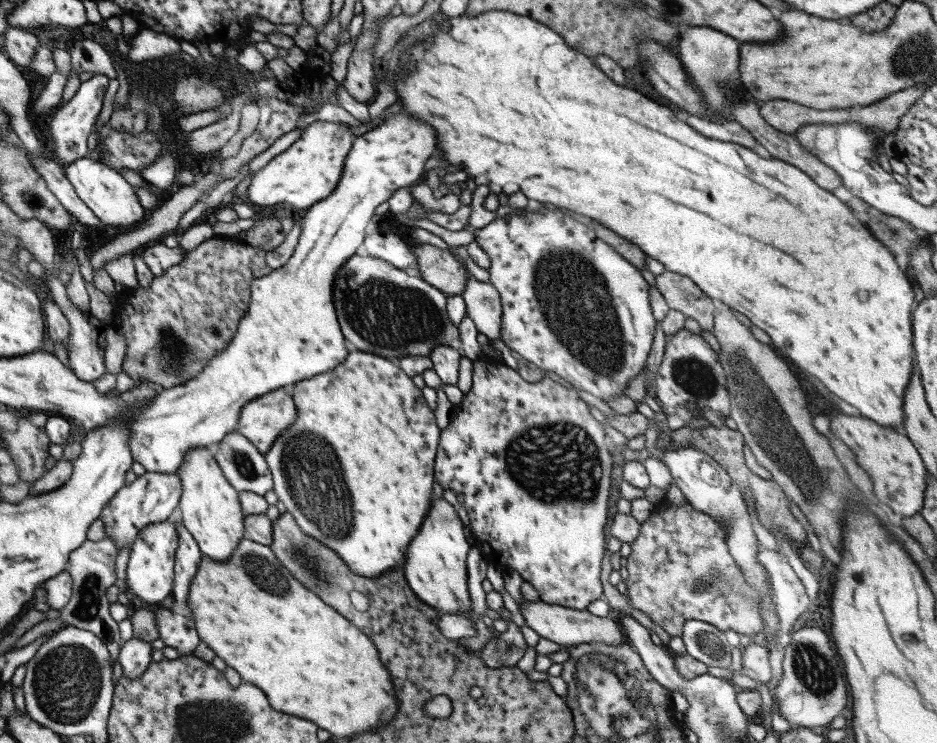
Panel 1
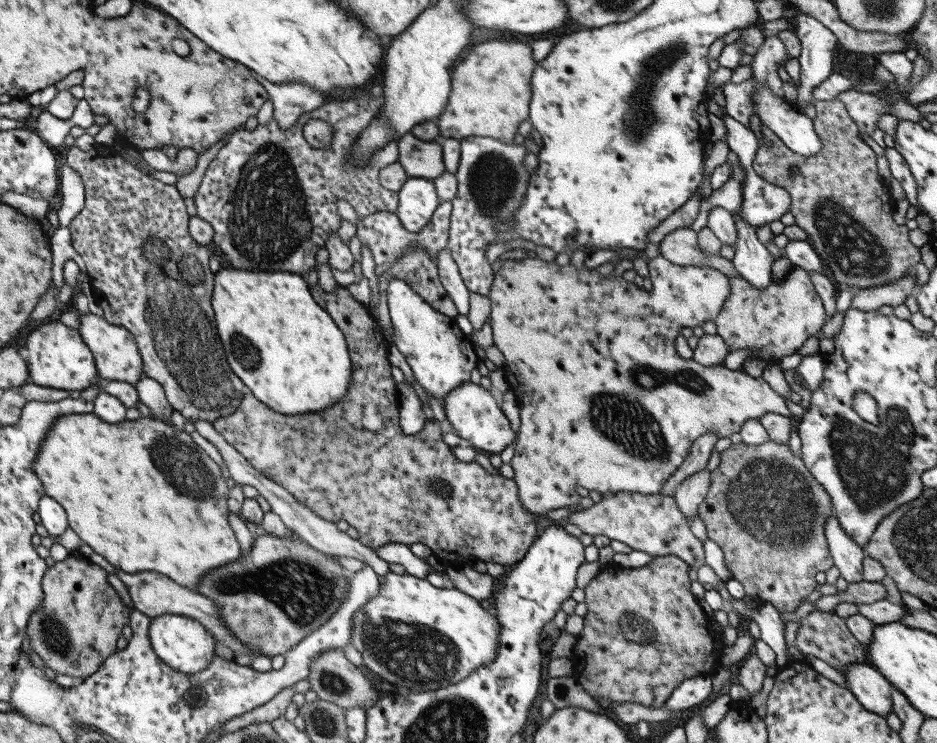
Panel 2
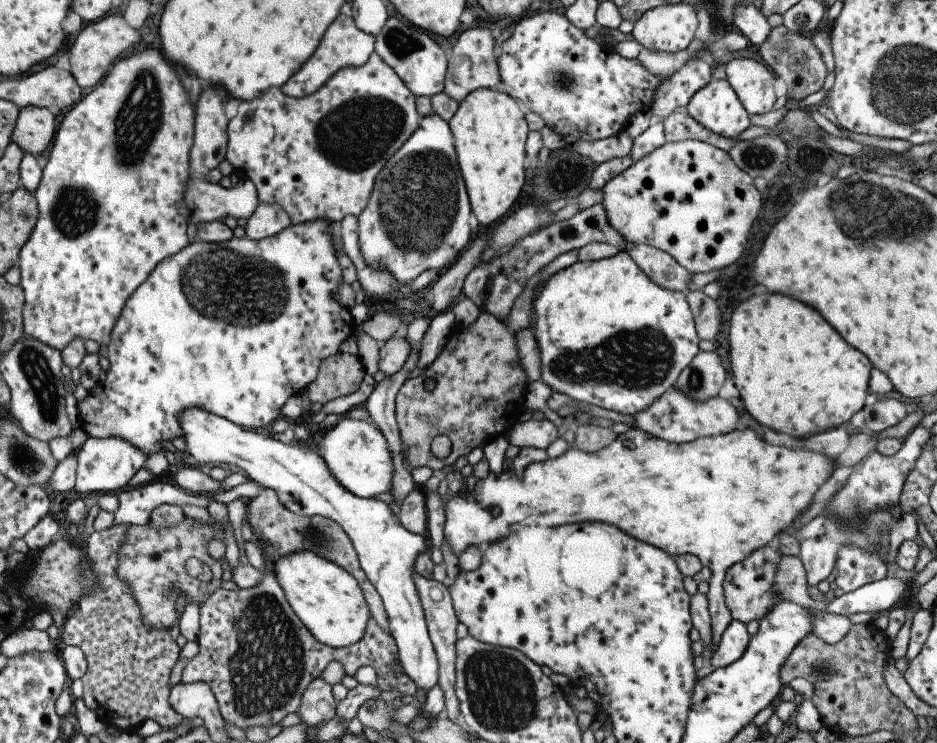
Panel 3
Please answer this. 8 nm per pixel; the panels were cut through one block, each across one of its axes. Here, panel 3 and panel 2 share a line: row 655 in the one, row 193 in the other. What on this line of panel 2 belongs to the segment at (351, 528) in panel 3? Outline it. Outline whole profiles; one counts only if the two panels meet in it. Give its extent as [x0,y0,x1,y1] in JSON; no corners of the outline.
[395,178,439,232]

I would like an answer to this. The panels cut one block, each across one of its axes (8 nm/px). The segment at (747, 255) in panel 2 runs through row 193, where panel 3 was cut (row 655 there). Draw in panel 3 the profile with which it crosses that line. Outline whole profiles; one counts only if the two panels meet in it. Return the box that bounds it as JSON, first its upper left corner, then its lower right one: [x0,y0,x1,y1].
[709,620,751,668]

